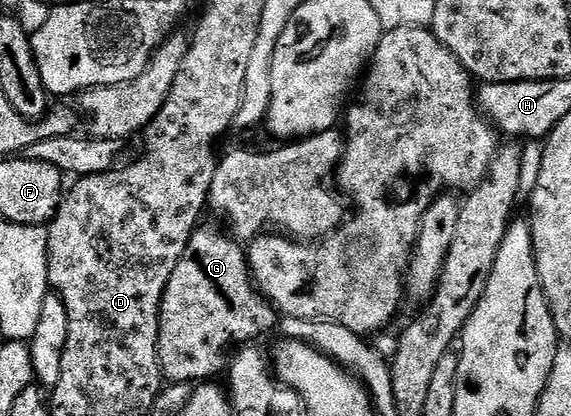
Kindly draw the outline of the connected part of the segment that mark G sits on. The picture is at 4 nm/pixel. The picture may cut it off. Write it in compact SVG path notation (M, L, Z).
M199 227L190 234L190 242L184 251L184 255L180 259L180 263L176 263L176 271L172 271L172 279L168 279L168 287L162 296L162 310L158 316L158 358L160 359L160 367L162 368L162 376L170 383L206 383L211 380L210 377L222 365L222 352L229 347L233 341L242 341L238 343L250 343L253 337L262 337L265 333L274 333L278 328L280 314L269 301L265 300L256 288L254 278L250 275L250 262L248 253L245 248L233 236L221 233L218 229L205 229Z

